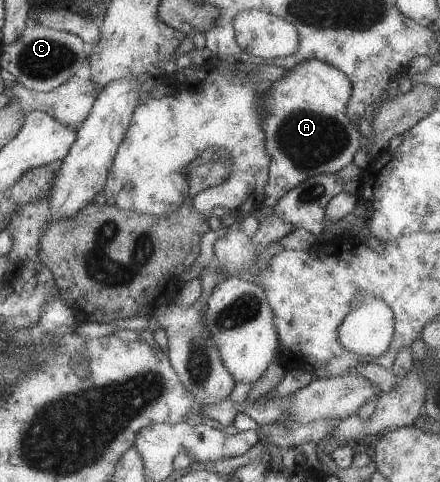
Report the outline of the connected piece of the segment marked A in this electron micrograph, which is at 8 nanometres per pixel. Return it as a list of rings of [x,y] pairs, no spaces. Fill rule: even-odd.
[[[319,59],[304,60],[263,91],[263,133],[266,134],[266,153],[270,156],[269,180],[263,204],[272,207],[281,197],[304,180],[318,174],[337,174],[352,163],[354,153],[363,143],[363,136],[346,115],[353,87],[345,73]]]

